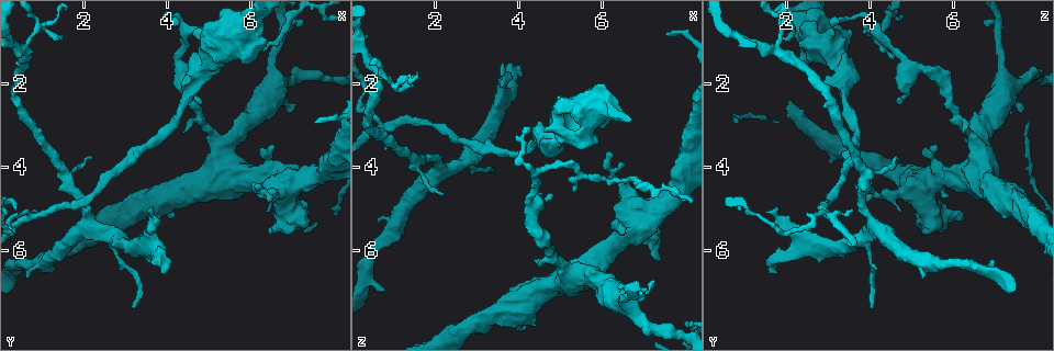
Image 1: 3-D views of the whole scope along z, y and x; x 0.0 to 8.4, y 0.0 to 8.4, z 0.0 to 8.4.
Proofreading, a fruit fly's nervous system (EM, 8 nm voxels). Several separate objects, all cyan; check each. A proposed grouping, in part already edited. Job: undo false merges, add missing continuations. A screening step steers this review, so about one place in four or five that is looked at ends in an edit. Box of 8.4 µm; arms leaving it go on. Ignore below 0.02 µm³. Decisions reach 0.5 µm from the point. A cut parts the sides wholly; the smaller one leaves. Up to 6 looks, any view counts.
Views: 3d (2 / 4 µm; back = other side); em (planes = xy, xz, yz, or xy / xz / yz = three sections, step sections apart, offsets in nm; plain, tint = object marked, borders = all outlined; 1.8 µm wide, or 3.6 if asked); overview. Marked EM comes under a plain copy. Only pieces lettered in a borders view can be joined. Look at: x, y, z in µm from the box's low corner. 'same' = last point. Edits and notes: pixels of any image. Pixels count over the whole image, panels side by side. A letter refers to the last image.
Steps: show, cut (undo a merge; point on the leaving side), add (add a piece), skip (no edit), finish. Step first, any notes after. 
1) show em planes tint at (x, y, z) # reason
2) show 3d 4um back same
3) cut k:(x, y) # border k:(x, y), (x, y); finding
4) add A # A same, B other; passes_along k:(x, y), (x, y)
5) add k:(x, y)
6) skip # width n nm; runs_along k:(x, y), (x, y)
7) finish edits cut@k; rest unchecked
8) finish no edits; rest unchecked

show 3d 2um at (0.75, 5.15, 3.05)

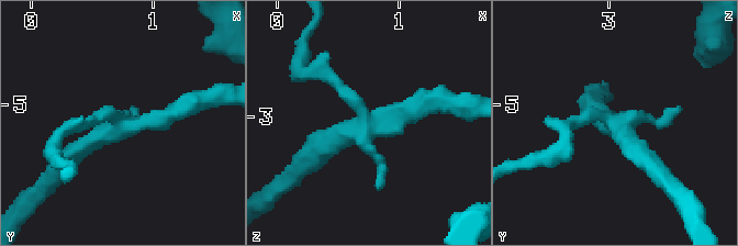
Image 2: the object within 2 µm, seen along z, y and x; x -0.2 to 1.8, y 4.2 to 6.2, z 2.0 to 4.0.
show em planes borders at (0.72, 5.16, 3.00)

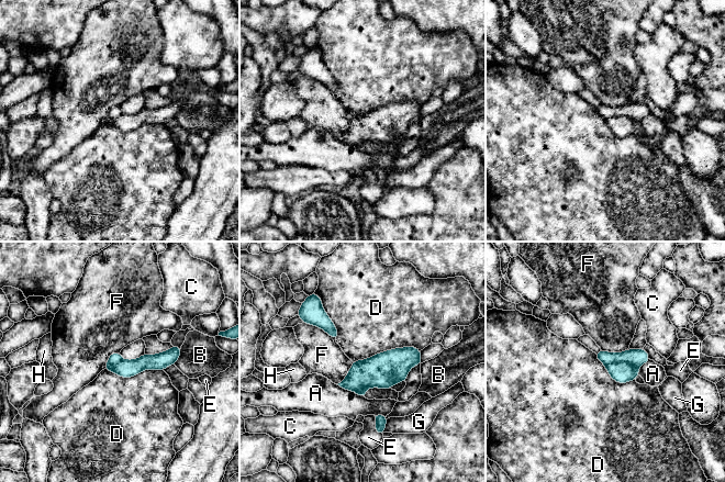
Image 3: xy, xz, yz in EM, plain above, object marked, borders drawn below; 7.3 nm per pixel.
cut 3:(636, 357) # A other, B other, C other, D other, E other, F other, G other, H other; border 3:(605, 365), (627, 361), (637, 369); two neurons meet here

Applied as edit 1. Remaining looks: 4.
show overview # redraw

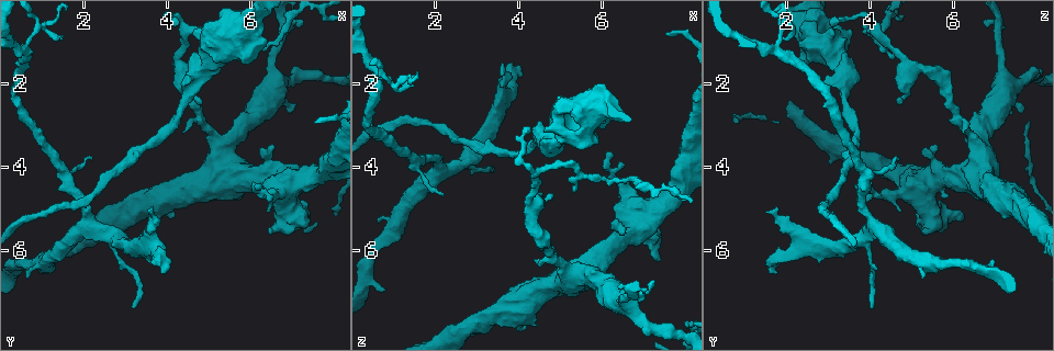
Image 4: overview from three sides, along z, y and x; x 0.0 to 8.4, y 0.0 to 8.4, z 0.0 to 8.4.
show em yz step 8 tint at (4.30, 1.65, 4.95) # thick turns thin

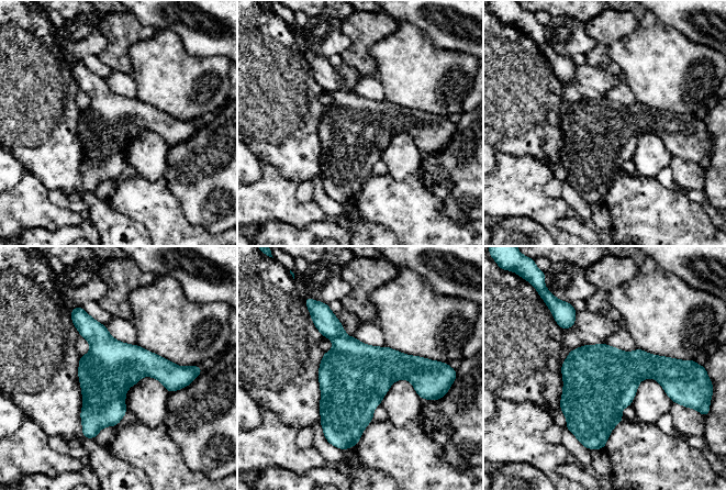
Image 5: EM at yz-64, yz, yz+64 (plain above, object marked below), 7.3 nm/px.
show em xz step 4 borders same

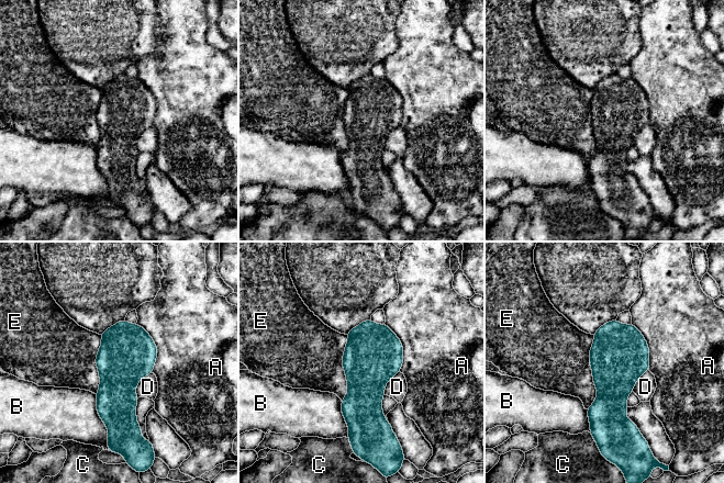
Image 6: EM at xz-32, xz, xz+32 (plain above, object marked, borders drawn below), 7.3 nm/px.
skip # width 420 nm; A other, B other, C other, D other, E other; border 6:(593, 335), (597, 396), (587, 408); one neuron here

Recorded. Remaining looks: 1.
finish edits cut@3; rest unchecked

